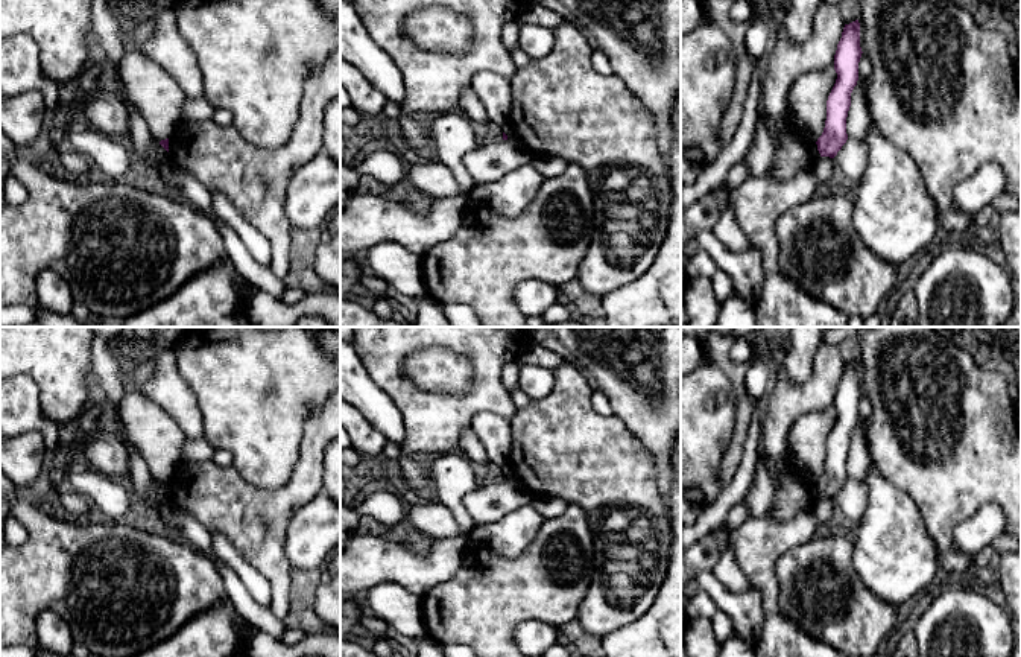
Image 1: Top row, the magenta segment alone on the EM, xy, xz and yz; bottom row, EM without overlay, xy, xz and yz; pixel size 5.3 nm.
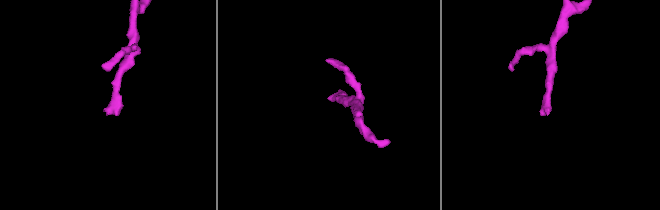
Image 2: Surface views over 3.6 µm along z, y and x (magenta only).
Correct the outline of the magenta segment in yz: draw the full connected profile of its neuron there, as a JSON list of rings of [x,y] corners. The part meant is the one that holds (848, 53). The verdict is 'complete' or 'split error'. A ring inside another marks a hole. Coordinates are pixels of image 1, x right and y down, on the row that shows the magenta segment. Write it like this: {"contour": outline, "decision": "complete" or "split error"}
{"contour": [[[855,20],[845,24],[834,55],[837,79],[827,100],[823,132],[816,141],[820,157],[834,158],[848,140],[846,117],[851,106],[851,93],[858,81],[861,53],[860,23]]], "decision": "complete"}

